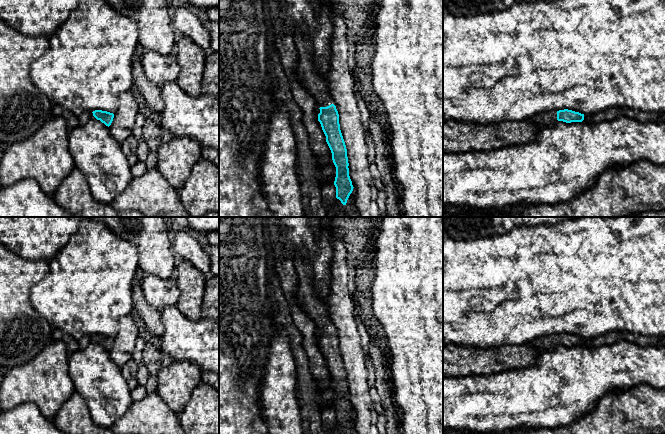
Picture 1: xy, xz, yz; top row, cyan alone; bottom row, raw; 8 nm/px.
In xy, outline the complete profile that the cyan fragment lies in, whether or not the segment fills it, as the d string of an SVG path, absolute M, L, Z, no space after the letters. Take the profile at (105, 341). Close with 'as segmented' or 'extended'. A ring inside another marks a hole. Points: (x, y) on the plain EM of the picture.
M95 334L92 337L97 344L100 344L108 351L111 349L114 342L114 338L107 335Z; as segmented

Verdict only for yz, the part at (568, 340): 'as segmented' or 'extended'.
extended

